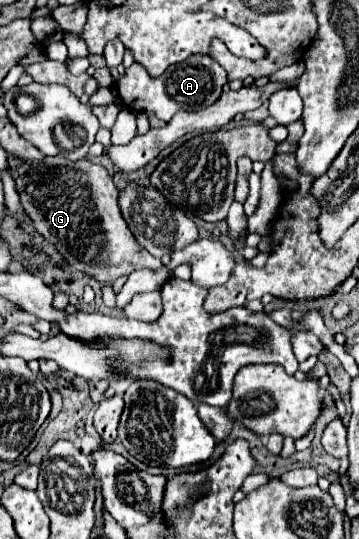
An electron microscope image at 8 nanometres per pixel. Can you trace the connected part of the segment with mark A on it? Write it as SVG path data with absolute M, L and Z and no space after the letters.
M191 55L191 59L171 65L159 79L151 79L143 67L133 63L123 77L115 81L115 89L123 101L125 107L133 111L151 111L157 119L169 121L177 111L195 111L207 105L213 105L223 91L223 85L227 83L225 69L207 55Z

